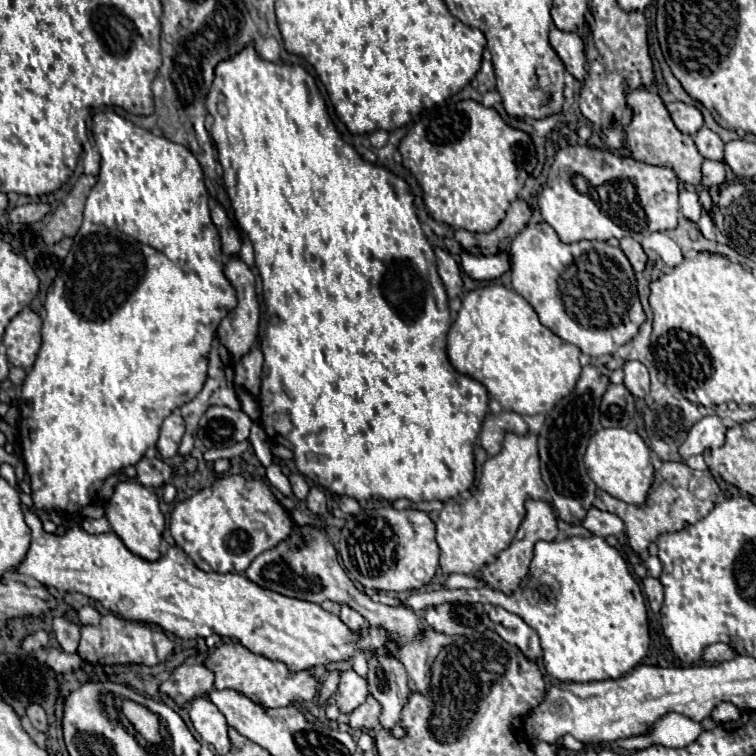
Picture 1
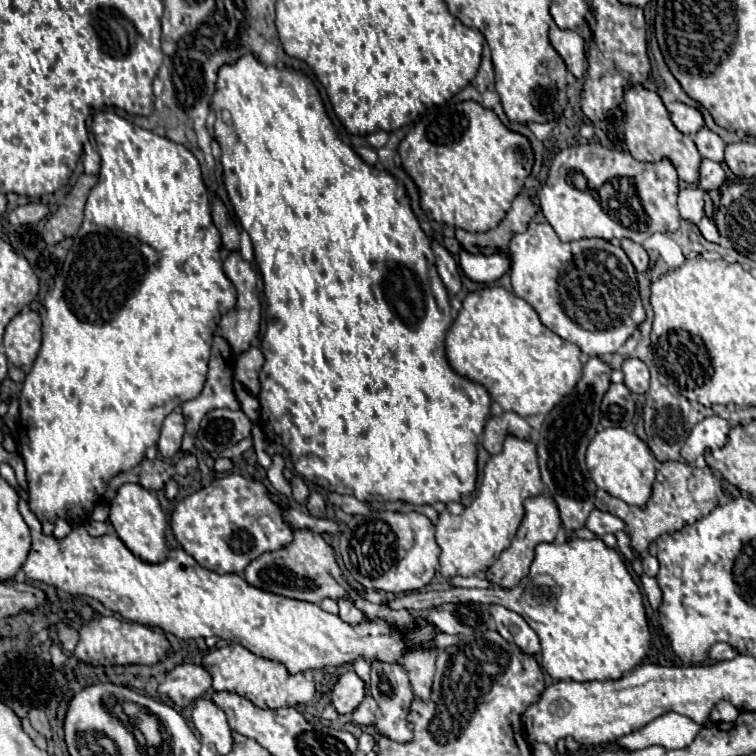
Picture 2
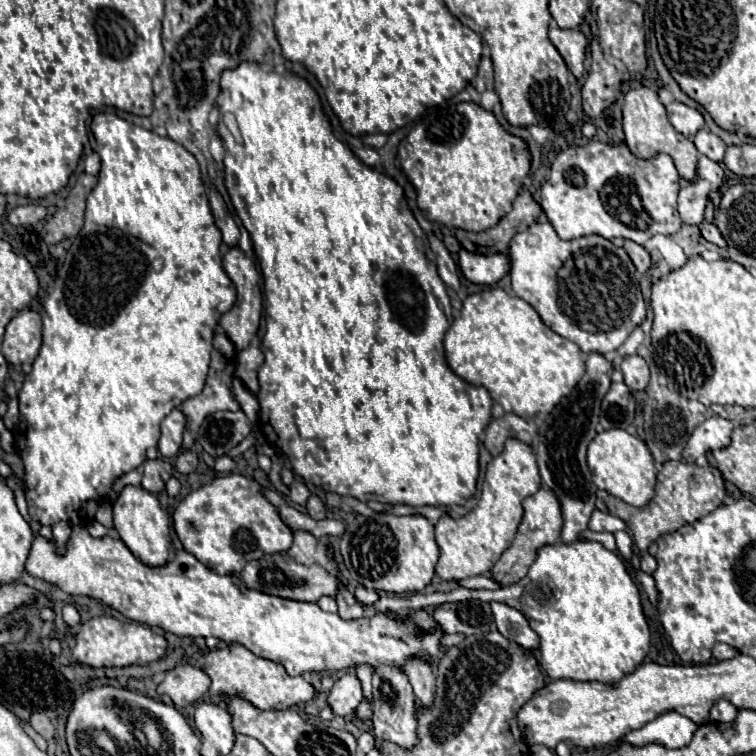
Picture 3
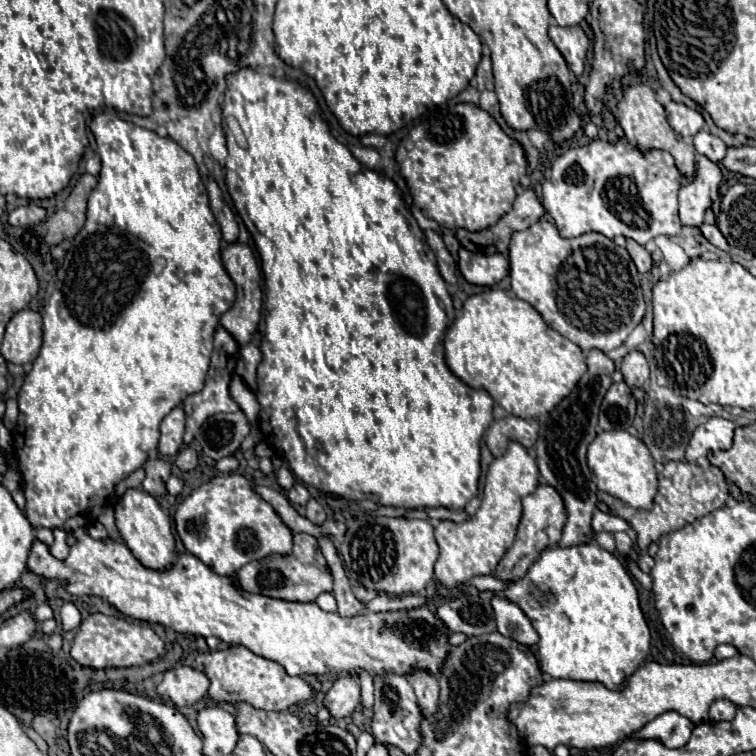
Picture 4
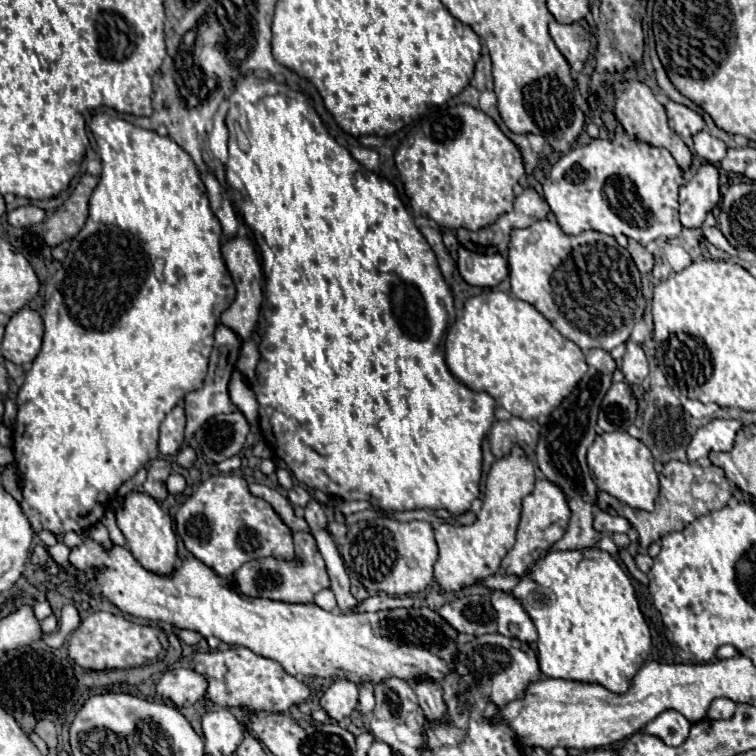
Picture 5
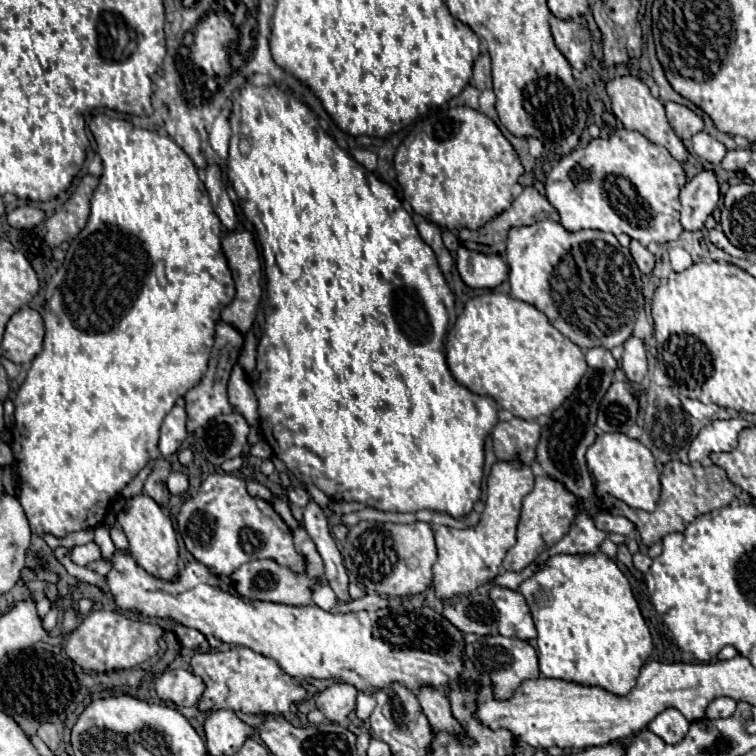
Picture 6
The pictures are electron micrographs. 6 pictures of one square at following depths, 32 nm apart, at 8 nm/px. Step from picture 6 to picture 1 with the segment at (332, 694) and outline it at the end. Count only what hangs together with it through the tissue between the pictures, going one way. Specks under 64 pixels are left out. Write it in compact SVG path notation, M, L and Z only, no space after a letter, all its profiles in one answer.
M346 670L340 676L338 690L334 692L338 710L348 714L354 708L358 708L366 700L366 696L368 696L368 682L362 676L358 676L354 670Z

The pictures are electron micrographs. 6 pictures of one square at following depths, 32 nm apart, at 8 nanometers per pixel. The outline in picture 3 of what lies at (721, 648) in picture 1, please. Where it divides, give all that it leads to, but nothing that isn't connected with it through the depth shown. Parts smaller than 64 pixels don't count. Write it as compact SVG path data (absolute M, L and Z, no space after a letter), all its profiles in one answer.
M716 644L714 650L712 650L712 656L716 660L728 660L728 658L732 658L736 654L738 654L738 650L732 648L732 646L728 646L728 644Z

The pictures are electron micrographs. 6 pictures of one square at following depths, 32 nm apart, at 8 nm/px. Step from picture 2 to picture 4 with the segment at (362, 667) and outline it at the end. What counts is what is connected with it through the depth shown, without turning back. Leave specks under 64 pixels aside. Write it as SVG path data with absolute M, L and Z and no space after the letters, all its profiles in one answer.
M360 676L360 690L362 690L362 708L364 710L372 710L374 706L374 684L372 684L372 676Z

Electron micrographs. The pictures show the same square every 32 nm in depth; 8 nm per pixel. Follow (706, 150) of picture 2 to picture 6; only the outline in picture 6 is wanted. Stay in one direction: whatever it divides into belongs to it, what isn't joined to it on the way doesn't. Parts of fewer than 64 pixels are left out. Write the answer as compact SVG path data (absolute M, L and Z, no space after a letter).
M698 132L692 138L692 148L694 148L696 156L700 156L702 160L706 160L710 164L720 164L722 158L726 156L726 146L722 142L718 142L716 138L712 138L708 132Z

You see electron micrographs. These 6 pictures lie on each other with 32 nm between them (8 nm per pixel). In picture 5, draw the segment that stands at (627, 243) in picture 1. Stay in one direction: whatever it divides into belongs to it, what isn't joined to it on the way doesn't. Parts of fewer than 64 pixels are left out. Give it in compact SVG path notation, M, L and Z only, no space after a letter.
M630 240L630 242L628 242L628 252L630 252L630 256L634 258L634 262L636 262L636 266L638 266L638 270L640 270L642 274L646 274L646 272L652 270L652 266L654 266L654 256L652 256L642 244L638 244L636 240Z

